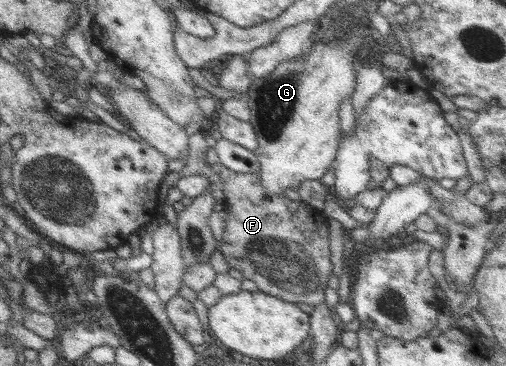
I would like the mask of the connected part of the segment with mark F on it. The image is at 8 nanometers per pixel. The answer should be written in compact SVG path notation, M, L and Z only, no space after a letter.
M211 149L205 153L205 163L217 174L222 183L222 193L227 206L223 217L223 235L217 249L227 262L232 273L239 278L249 279L261 292L281 301L306 303L313 307L323 301L323 290L327 288L327 277L331 274L329 262L328 227L322 213L303 202L266 193L261 187L260 177L255 173L234 173L214 161Z

